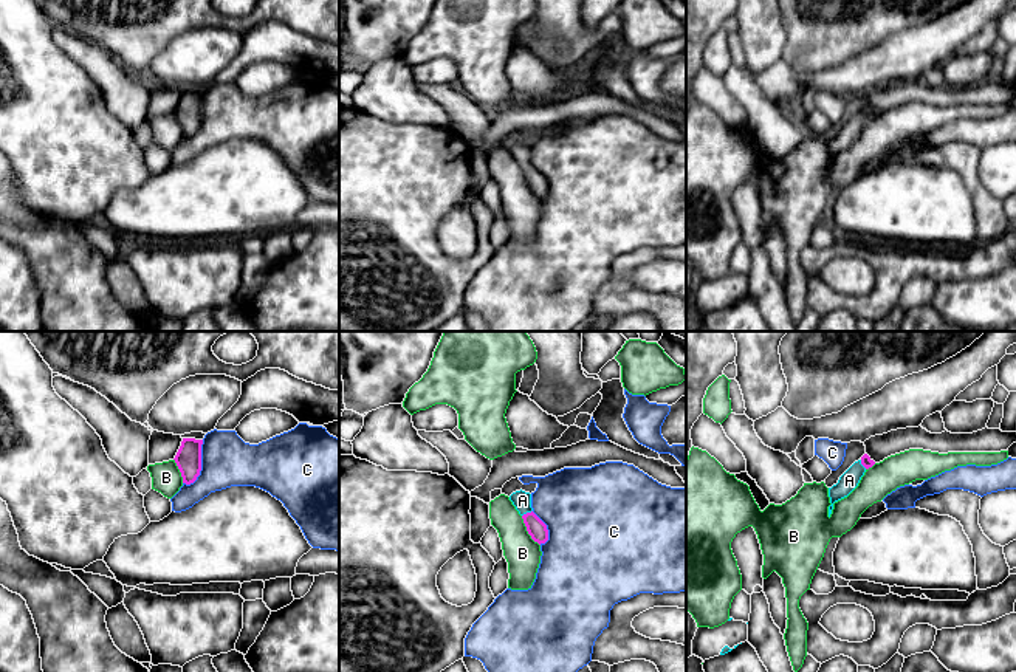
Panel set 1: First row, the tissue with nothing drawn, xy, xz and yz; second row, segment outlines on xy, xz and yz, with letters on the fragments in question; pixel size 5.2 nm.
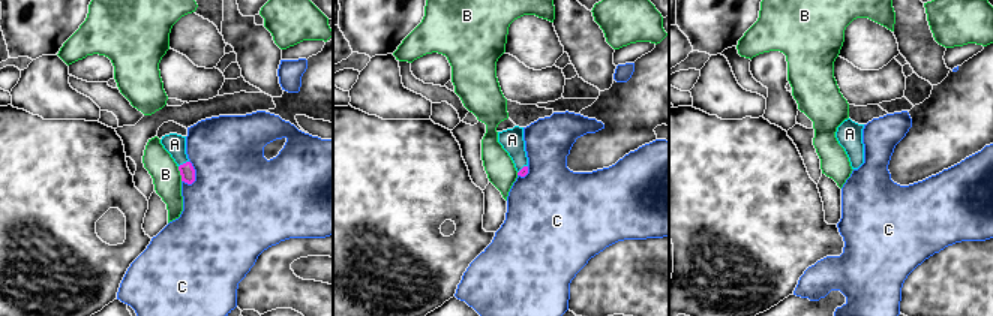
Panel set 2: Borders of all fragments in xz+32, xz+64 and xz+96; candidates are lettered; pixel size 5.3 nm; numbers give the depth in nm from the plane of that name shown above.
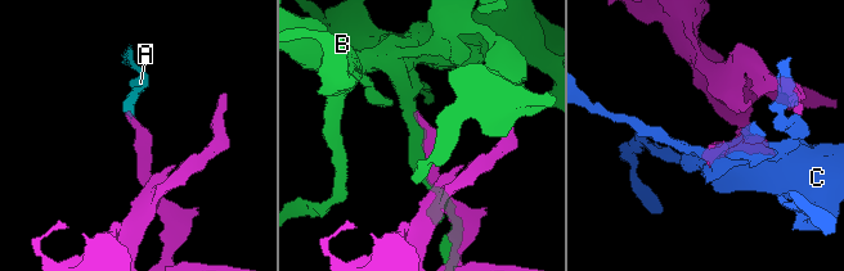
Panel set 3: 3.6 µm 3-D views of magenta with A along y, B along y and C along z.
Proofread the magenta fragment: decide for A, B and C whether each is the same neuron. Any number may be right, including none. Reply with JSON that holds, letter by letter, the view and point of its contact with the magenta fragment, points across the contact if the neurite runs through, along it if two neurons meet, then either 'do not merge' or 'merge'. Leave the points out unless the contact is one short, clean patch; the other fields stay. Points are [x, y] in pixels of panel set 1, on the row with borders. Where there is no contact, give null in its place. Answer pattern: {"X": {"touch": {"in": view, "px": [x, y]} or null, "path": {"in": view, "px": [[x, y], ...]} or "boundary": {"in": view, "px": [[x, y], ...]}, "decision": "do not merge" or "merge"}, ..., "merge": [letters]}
{"A": {"touch": {"in": "xz", "px": [527, 513]}, "path": {"in": "xz", "px": [[536, 528], [527, 513], [522, 500]]}, "decision": "merge"}, "B": {"touch": {"in": "xz", "px": [527, 530]}, "decision": "do not merge"}, "C": {"touch": {"in": "xy", "px": [200, 465]}, "decision": "do not merge"}, "merge": ["A"]}

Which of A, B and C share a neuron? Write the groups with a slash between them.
A / B / C

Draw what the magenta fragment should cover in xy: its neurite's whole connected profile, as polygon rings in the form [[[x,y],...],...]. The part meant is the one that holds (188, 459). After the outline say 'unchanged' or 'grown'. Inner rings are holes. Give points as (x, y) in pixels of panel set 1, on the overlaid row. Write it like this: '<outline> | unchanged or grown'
[[[183,438],[175,455],[175,463],[181,472],[183,483],[190,485],[197,480],[201,471],[201,444],[203,440]]] | unchanged

